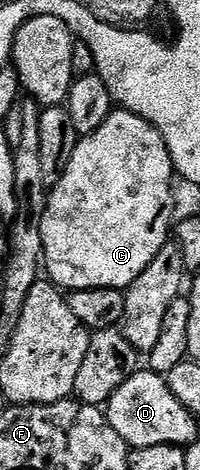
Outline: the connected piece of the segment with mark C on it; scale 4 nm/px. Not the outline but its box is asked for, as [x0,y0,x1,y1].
[42,108,174,292]

